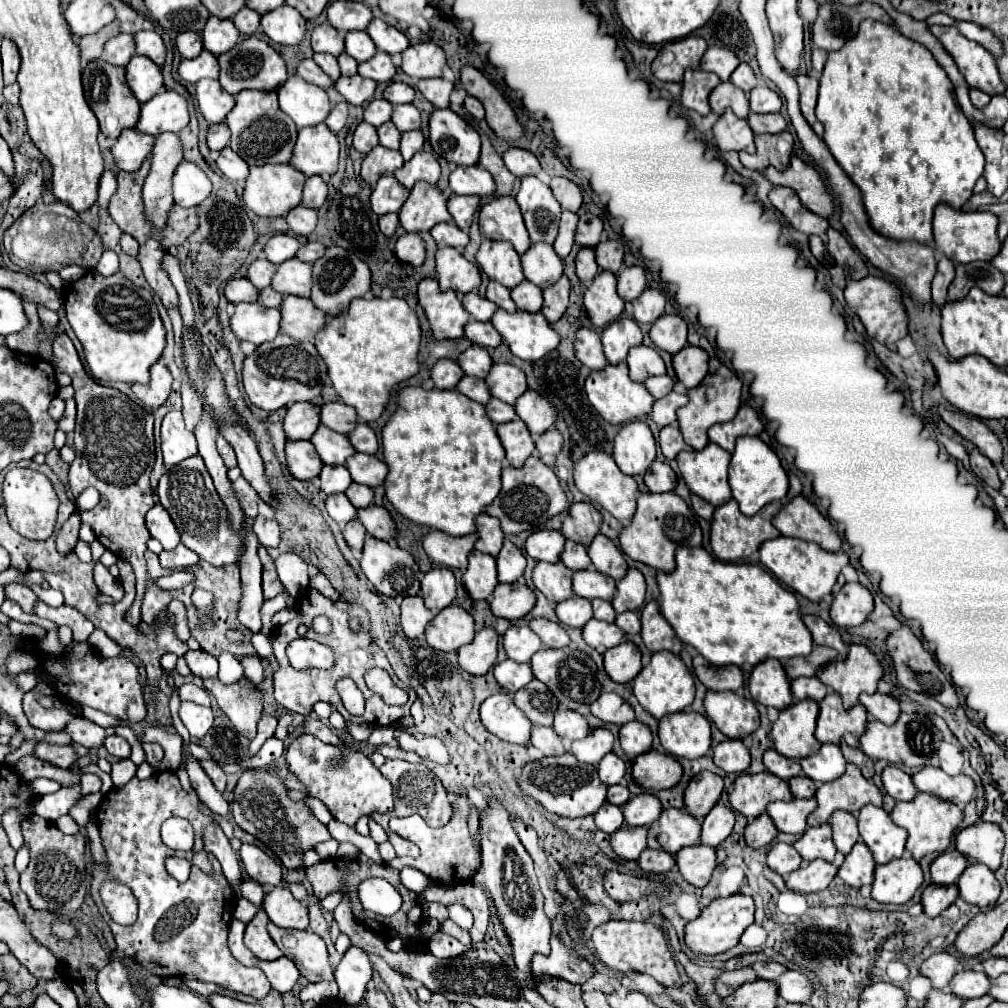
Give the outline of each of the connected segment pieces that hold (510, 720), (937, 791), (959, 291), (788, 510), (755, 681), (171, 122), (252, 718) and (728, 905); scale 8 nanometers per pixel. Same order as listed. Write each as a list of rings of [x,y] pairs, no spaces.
[[[498,692],[486,698],[480,706],[482,724],[498,738],[512,742],[512,744],[528,744],[532,722],[526,714],[516,708],[512,694]]]
[[[924,766],[920,772],[916,772],[912,776],[912,780],[914,780],[914,786],[918,788],[918,792],[938,796],[938,798],[954,802],[958,806],[966,806],[976,796],[976,784],[966,774],[948,776],[942,768]]]
[[[972,262],[956,264],[956,278],[948,290],[950,300],[962,300],[968,296],[970,288],[978,286],[986,294],[1002,294],[1006,276],[992,266],[992,262]]]
[[[796,496],[790,500],[772,520],[772,524],[780,530],[782,536],[814,542],[828,552],[840,550],[840,536],[834,532],[828,518],[824,518],[812,502],[804,496]]]
[[[778,660],[760,662],[760,666],[752,670],[750,694],[756,702],[764,706],[774,706],[776,710],[784,710],[794,704],[790,680],[784,672],[784,666]]]
[[[164,90],[142,104],[136,130],[152,136],[162,132],[180,132],[190,120],[188,102],[174,90]]]
[[[208,678],[204,680],[204,688],[214,694],[218,706],[236,730],[240,730],[240,734],[246,738],[256,736],[256,724],[262,716],[262,692],[254,688],[248,678],[242,678],[230,686],[222,684],[218,678]]]
[[[734,894],[728,898],[716,898],[706,906],[700,916],[686,924],[686,944],[696,954],[720,954],[734,948],[742,932],[754,922],[754,900],[746,894]]]

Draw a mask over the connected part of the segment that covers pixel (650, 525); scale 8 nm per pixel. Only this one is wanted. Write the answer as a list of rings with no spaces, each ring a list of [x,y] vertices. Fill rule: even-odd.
[[[674,492],[666,494],[640,494],[638,496],[638,510],[632,518],[632,524],[626,526],[620,534],[622,550],[642,564],[648,564],[660,572],[672,572],[674,552],[678,546],[702,546],[702,530],[698,524],[696,514],[688,508],[688,504]]]

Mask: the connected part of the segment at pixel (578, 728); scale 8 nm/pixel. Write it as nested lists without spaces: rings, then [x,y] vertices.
[[[556,710],[554,714],[554,730],[560,738],[572,742],[572,740],[582,740],[590,734],[590,726],[586,718],[574,710]]]

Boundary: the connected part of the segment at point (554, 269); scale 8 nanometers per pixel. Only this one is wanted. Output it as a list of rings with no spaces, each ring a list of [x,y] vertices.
[[[548,242],[532,244],[530,250],[522,256],[522,268],[526,280],[542,290],[552,286],[562,276],[562,260]]]

